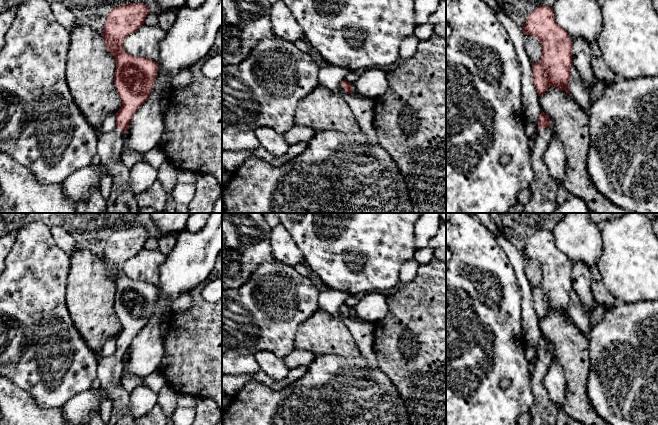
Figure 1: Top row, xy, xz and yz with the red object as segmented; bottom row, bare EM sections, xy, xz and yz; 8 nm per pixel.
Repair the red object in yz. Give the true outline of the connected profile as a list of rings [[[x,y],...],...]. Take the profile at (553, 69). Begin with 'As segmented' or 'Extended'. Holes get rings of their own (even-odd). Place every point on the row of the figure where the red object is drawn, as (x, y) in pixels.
As segmented. [[[541,6],[530,13],[522,27],[524,35],[536,37],[542,46],[541,59],[532,63],[533,81],[538,96],[550,86],[569,92],[572,42],[554,18],[553,7]]]

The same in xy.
Extended. [[[127,3],[114,7],[104,25],[102,35],[106,50],[113,54],[116,61],[114,85],[122,101],[122,107],[116,114],[116,127],[108,133],[99,133],[96,154],[100,157],[101,165],[106,169],[107,175],[112,179],[111,193],[106,201],[106,213],[140,213],[135,199],[136,194],[129,185],[129,169],[122,162],[122,149],[124,147],[124,133],[136,111],[145,103],[152,92],[158,72],[158,63],[151,59],[133,56],[123,46],[127,36],[138,30],[146,16],[150,13],[144,3]]]

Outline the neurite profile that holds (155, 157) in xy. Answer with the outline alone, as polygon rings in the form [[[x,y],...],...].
[[[155,147],[142,154],[142,161],[146,162],[155,169],[158,169],[165,161],[167,161],[165,153],[159,147]]]

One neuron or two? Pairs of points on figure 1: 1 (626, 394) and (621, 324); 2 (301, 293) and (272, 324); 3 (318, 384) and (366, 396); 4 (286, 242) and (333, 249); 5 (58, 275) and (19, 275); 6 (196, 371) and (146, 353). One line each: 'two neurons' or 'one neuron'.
1: one neuron
2: one neuron
3: one neuron
4: two neurons
5: one neuron
6: two neurons

